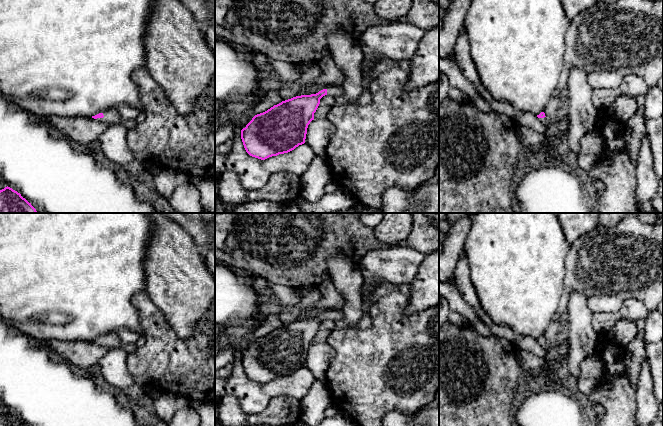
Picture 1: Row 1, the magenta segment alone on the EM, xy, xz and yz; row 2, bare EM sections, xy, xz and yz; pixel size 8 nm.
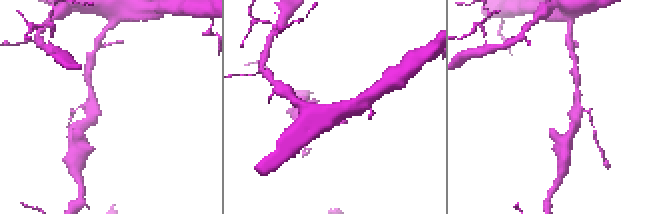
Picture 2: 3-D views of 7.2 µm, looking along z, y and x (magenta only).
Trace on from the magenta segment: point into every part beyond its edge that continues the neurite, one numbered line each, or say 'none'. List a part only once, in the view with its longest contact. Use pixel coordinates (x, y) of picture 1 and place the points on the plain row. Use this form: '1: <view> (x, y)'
1: xy (110, 340)

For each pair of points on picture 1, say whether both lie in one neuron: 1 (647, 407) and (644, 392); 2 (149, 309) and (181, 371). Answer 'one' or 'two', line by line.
1: one
2: one

